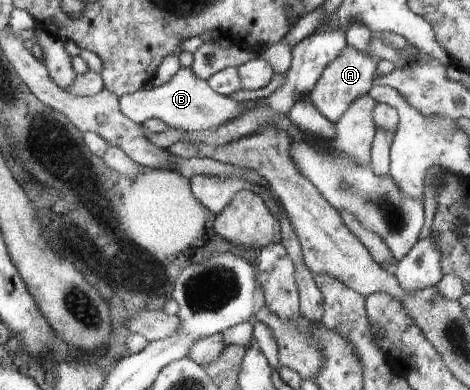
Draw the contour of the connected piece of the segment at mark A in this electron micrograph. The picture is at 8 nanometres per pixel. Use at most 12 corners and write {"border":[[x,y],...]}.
{"border":[[382,38],[346,44],[309,96],[332,124],[366,96],[382,59],[411,65]]}

